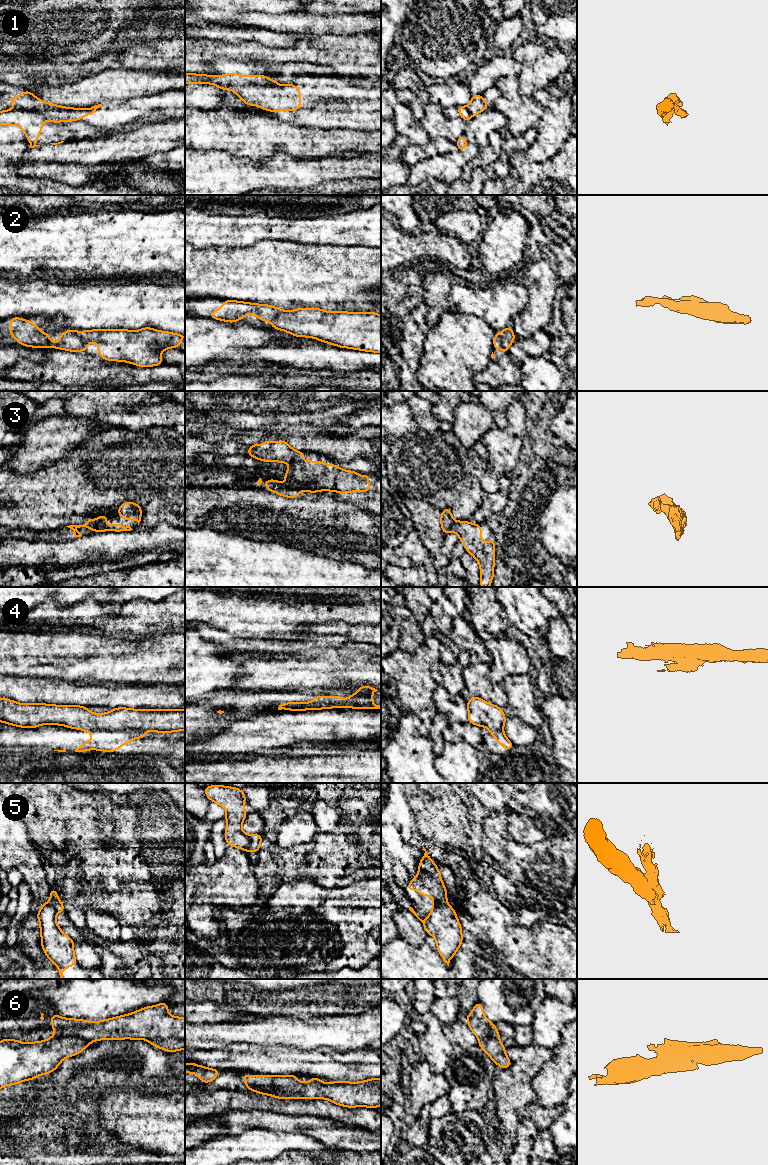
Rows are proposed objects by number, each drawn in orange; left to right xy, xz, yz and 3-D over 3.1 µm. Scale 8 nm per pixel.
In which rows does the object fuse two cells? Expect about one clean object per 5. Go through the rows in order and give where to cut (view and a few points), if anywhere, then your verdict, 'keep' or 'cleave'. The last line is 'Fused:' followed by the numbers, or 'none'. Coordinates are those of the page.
1: cut in xz along (216, 84), (283, 86); cleave
2: no cut; keep
3: no cut; keep
4: cut in xy along (83, 729), (141, 729), (145, 731); cleave
5: cut in xz along (245, 835), (248, 839), (249, 850); cleave
6: cut in xy along (55, 1035), (75, 1035), (89, 1043); cleave
Fused: 1, 4, 5, 6

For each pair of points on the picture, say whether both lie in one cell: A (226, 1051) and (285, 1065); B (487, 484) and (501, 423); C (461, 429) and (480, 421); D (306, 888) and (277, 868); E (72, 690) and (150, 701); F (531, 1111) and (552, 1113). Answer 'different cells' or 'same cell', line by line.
A: same cell
B: different cells
C: same cell
D: different cells
E: same cell
F: same cell

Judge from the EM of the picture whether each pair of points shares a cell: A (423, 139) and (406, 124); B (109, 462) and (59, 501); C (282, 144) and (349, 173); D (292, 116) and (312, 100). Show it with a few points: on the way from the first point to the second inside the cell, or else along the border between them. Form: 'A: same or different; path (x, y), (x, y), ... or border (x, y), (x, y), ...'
A: same; path (418, 135), (409, 128)
B: same; path (97, 474), (84, 485), (71, 489)
C: different; border (338, 156), (313, 159)
D: same; path (297, 114), (307, 104)

